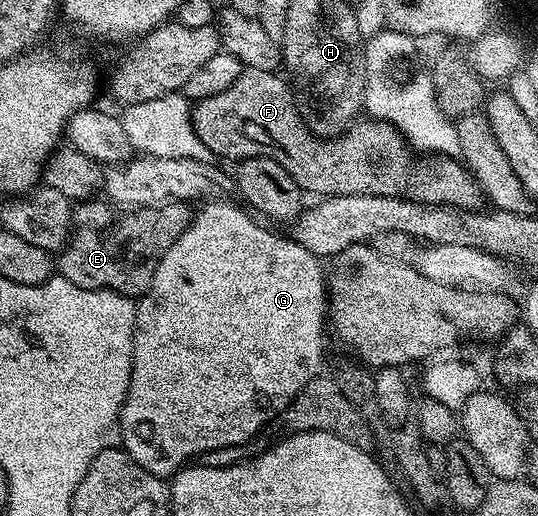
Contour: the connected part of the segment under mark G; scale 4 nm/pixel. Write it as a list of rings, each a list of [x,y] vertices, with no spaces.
[[[222,200],[207,201],[203,205],[207,206],[199,214],[197,211],[191,217],[190,225],[184,228],[184,232],[172,244],[172,248],[164,252],[164,256],[154,269],[152,284],[146,293],[137,299],[134,311],[134,359],[130,373],[130,387],[120,412],[122,429],[120,446],[132,456],[132,460],[136,460],[136,464],[140,464],[148,472],[163,480],[177,474],[191,460],[201,459],[203,454],[216,448],[247,445],[251,441],[249,438],[265,422],[270,422],[273,418],[275,421],[298,392],[312,379],[319,377],[321,370],[318,369],[322,366],[322,322],[324,326],[324,311],[328,306],[328,286],[324,281],[324,266],[318,255],[308,252],[308,248],[294,241],[293,237],[281,238],[280,235],[265,230],[261,226],[263,223],[241,205],[238,207],[230,202],[218,201]]]

